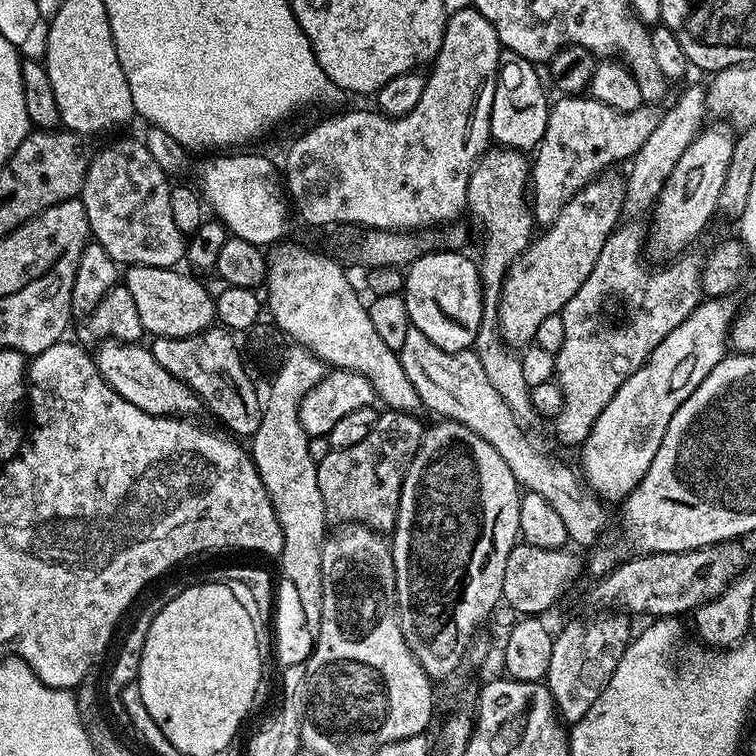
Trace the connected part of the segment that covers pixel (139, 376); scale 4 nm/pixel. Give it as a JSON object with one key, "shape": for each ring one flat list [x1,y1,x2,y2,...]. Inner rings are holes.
{"shape":[[105,340,94,352,96,369,102,374,102,378,117,392,126,398,126,402,134,402,138,410,146,410,146,414,155,416,179,416,191,417,192,412,201,411,202,403,170,370,158,366,158,358,154,358,151,347,140,342,125,342,122,340]]}

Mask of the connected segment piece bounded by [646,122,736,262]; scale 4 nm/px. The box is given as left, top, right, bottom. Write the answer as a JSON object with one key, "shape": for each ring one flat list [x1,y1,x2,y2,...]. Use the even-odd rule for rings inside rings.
{"shape":[[712,122,716,124,709,123,707,127,696,133,696,137,690,142,690,146,686,146,686,150,682,154,682,158,678,158,678,162,674,166,674,170,670,170,670,178,666,178,666,186,662,186,662,194,657,198,654,207,651,209,650,217,652,216,652,228,650,224,650,231,646,236,646,252,649,257,653,256,653,261,668,262,673,258,679,257,681,254,687,253,688,248,692,243,695,242,696,238,699,236,700,231,707,226,712,220,712,215,715,217,718,212,718,198,722,194,722,182,726,182,726,166,730,166,730,154,734,154,734,142,736,141,736,136,734,135,733,129,729,127,727,123,724,122]]}

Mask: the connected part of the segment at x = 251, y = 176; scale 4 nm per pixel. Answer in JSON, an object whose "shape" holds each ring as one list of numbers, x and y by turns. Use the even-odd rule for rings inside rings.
{"shape":[[230,154,206,161,200,168,201,197,231,235,260,247,283,241,290,230,288,196,273,162,260,154]]}

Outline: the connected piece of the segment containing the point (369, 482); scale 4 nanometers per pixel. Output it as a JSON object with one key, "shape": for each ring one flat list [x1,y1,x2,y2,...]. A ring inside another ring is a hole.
{"shape":[[381,411,374,430,370,430,362,442,331,449,326,458,317,463,318,490,322,490,322,506,329,525,365,524,381,534,395,529,404,475,426,435,420,418,410,412]]}

